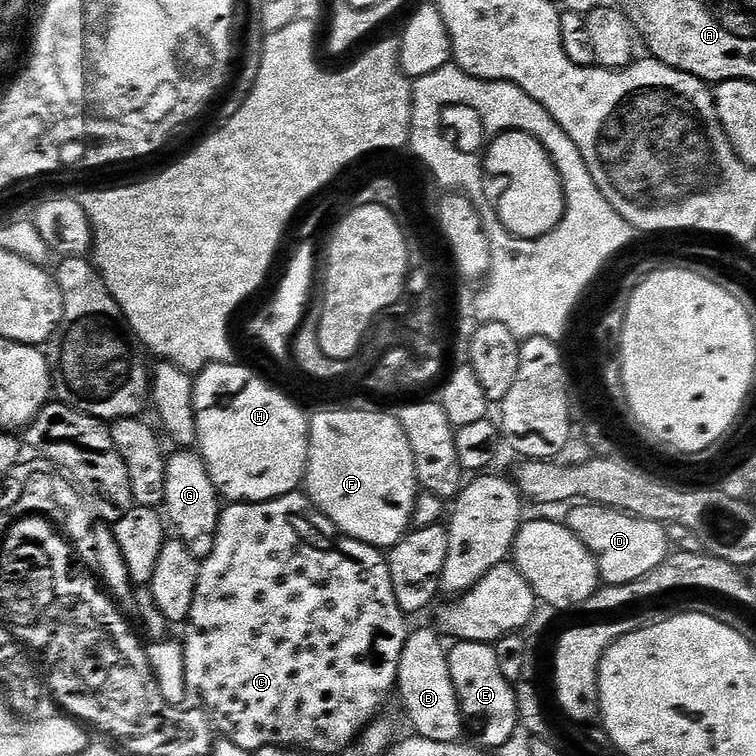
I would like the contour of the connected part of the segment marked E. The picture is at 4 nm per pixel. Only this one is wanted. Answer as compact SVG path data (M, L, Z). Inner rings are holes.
M462 640L448 648L450 678L465 721L480 735L485 749L504 748L521 727L513 681L505 678L498 667L498 654L492 644Z

